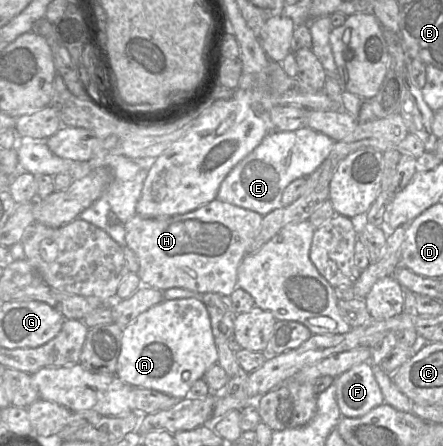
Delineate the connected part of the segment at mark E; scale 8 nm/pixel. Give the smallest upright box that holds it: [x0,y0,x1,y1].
[216,126,335,216]

